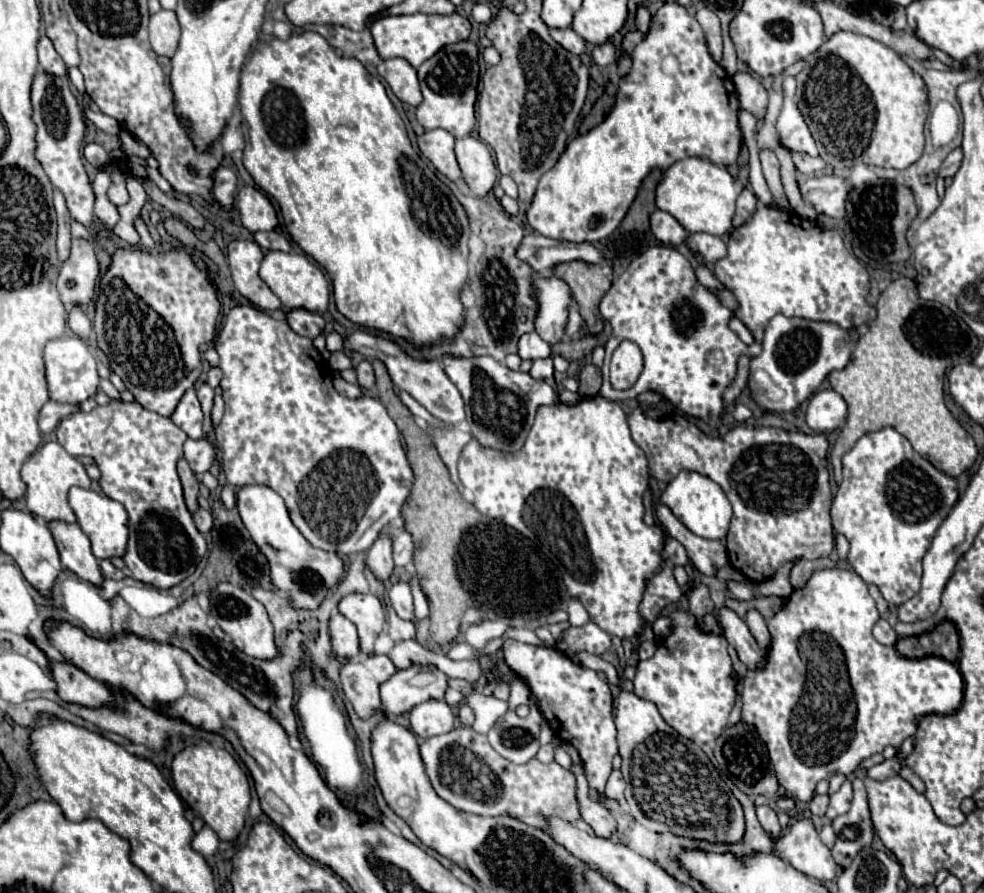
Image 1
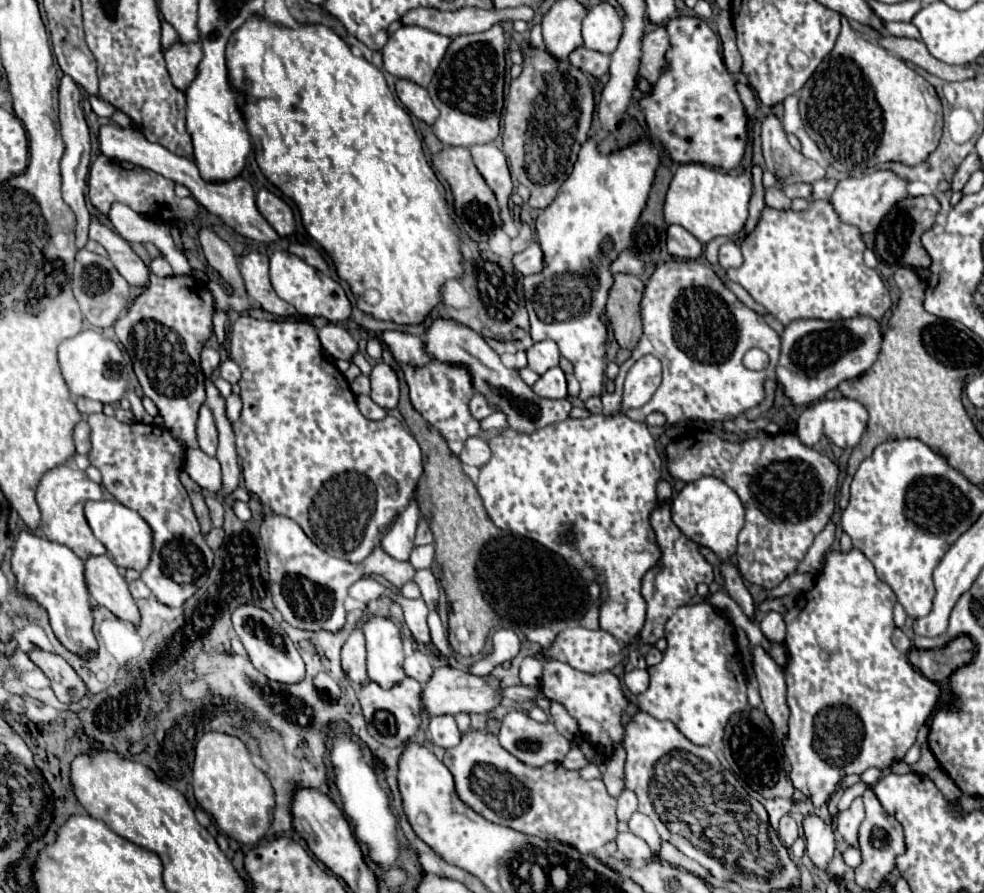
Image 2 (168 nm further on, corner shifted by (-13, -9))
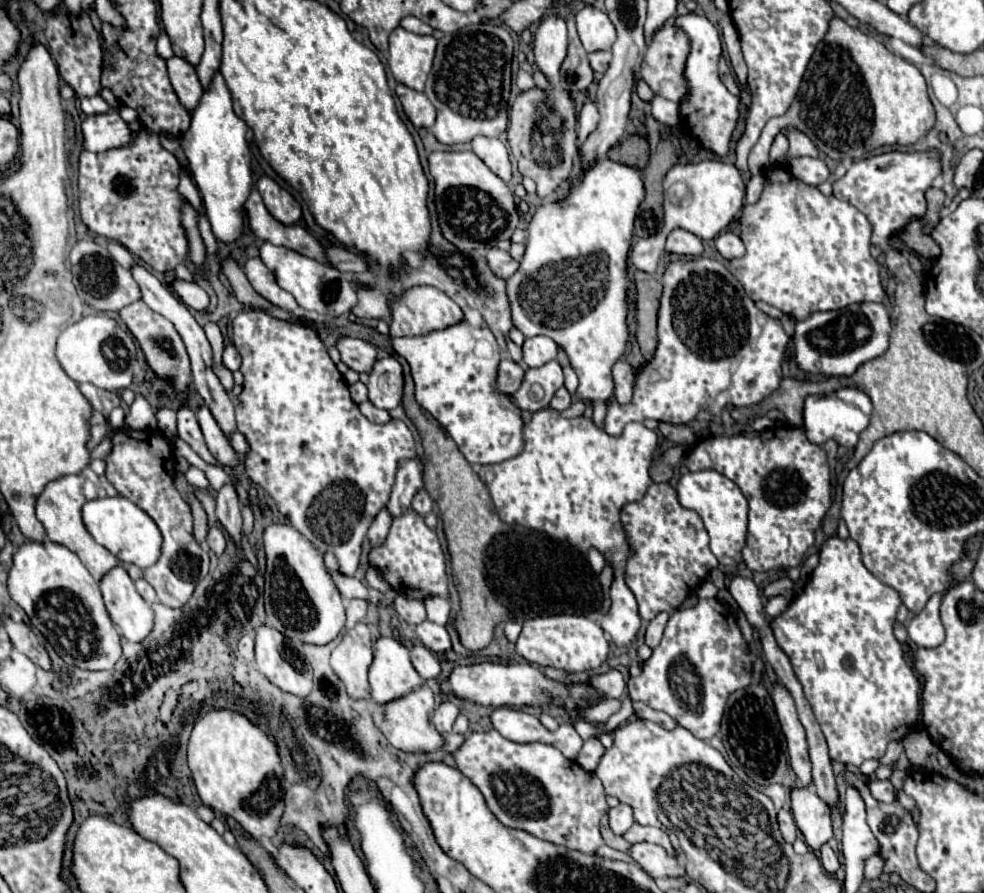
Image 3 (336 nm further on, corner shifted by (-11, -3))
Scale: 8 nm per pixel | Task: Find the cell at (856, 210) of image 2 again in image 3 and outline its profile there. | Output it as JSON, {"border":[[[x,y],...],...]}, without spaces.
{"border":[[[890,151],[890,153],[884,153],[884,155],[874,155],[874,157],[856,161],[846,171],[846,175],[842,179],[838,179],[832,187],[834,187],[834,197],[838,197],[840,201],[848,201],[860,213],[866,215],[866,219],[872,225],[870,252],[874,257],[880,257],[880,253],[884,253],[888,249],[888,237],[892,233],[900,231],[902,225],[906,225],[906,221],[910,221],[910,217],[922,217],[922,213],[926,211],[924,191],[930,187],[932,179],[938,173],[940,173],[940,157],[938,157],[936,151],[928,151],[928,153],[900,153],[900,151]]]}

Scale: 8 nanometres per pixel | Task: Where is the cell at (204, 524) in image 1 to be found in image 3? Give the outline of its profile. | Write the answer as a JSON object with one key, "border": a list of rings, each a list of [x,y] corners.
{"border":[[[210,527],[210,531],[208,531],[208,545],[210,545],[210,549],[216,555],[222,555],[222,551],[226,547],[226,537],[224,537],[224,531],[220,527]]]}

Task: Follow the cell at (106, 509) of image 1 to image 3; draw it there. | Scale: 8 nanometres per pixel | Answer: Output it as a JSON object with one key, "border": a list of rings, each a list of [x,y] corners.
{"border":[[[116,495],[116,497],[92,499],[82,507],[82,515],[90,535],[122,563],[132,563],[132,565],[138,565],[140,569],[146,569],[154,565],[154,561],[158,561],[162,535],[156,523],[152,521],[152,517],[144,513],[138,505],[128,501],[126,497]]]}

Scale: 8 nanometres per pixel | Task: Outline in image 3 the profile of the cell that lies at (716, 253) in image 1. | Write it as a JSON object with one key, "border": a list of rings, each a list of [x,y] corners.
{"border":[[[724,231],[716,237],[716,249],[724,259],[736,259],[744,255],[744,243],[734,231]]]}

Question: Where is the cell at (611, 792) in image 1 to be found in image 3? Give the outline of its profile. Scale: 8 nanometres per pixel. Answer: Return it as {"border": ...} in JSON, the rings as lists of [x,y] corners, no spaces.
{"border":[[[620,803],[620,805],[612,807],[610,813],[608,813],[608,817],[610,817],[610,829],[612,829],[616,835],[626,833],[626,831],[632,827],[632,823],[634,823],[632,809],[630,809],[630,805],[626,805],[626,803]]]}

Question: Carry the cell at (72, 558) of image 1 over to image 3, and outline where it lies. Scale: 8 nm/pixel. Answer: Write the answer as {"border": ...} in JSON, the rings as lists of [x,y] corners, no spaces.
{"border":[[[122,565],[112,567],[100,579],[100,591],[112,623],[126,639],[142,641],[152,631],[154,613],[138,595],[134,581]]]}

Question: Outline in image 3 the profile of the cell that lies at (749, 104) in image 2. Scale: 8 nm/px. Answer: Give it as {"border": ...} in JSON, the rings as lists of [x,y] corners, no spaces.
{"border":[[[724,59],[720,61],[720,79],[722,79],[722,83],[726,85],[726,89],[728,89],[730,93],[734,93],[736,97],[740,97],[740,87],[738,87],[738,83],[736,83],[736,77],[734,77],[734,73],[730,71],[730,67],[726,65]]]}

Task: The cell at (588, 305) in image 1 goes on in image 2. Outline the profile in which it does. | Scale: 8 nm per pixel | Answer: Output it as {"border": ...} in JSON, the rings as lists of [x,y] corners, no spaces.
{"border":[[[614,275],[614,285],[606,303],[606,317],[614,329],[614,337],[620,347],[634,349],[642,335],[640,299],[644,295],[644,283],[636,275]]]}

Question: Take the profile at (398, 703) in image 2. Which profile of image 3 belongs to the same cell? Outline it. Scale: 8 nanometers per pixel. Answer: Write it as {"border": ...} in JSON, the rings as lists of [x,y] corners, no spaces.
{"border":[[[426,683],[412,689],[404,697],[398,697],[390,703],[374,703],[370,707],[370,715],[374,725],[382,731],[388,743],[402,751],[434,751],[438,749],[444,739],[432,725],[432,711],[434,711],[434,693]]]}

